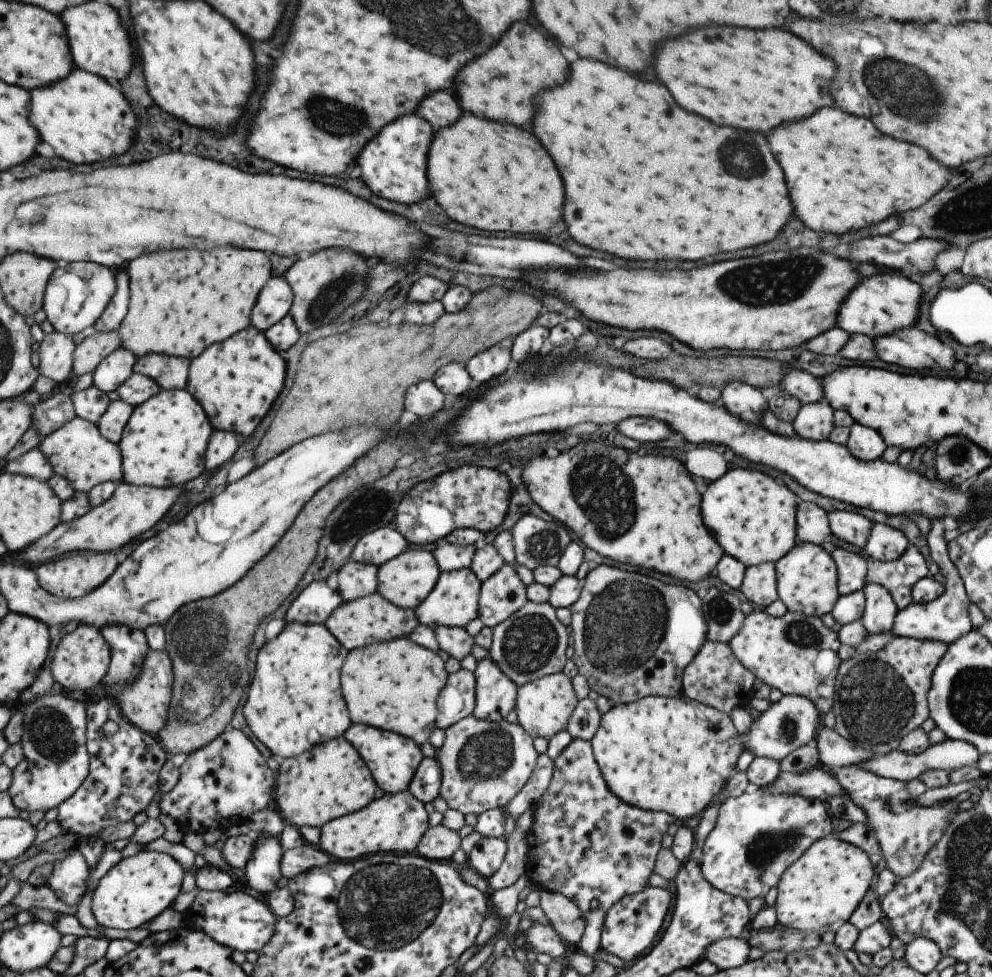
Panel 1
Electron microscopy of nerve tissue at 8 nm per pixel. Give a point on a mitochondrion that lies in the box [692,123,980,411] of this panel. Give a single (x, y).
(761, 273)

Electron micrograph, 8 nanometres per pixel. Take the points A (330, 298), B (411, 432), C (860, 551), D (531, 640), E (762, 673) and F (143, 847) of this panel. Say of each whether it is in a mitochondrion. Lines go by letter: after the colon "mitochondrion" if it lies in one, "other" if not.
A: mitochondrion
B: other
C: other
D: mitochondrion
E: other
F: other

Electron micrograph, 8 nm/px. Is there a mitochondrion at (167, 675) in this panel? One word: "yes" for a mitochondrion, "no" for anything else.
yes

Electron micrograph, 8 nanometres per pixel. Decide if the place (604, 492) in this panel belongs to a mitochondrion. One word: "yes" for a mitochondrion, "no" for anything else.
yes

